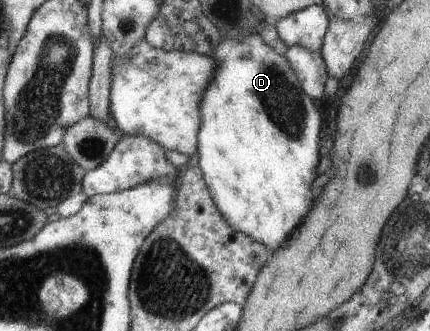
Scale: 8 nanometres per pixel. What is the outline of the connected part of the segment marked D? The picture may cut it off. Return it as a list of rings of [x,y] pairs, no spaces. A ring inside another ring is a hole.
[[[251,35],[249,39],[245,36],[240,42],[235,40],[223,39],[213,51],[211,51],[211,60],[216,63],[214,73],[211,74],[210,82],[202,91],[202,98],[198,107],[200,113],[200,126],[197,132],[197,163],[198,168],[202,171],[204,182],[207,184],[209,195],[219,210],[219,213],[224,217],[227,225],[231,229],[244,233],[253,241],[264,245],[272,253],[275,251],[281,242],[284,242],[291,231],[303,221],[303,215],[311,209],[311,205],[315,203],[315,193],[311,191],[311,183],[315,179],[315,171],[317,171],[317,163],[319,163],[319,129],[321,129],[321,117],[317,113],[317,109],[313,106],[312,99],[302,92],[299,87],[299,82],[294,76],[294,71],[284,58],[284,55],[279,55],[273,48],[267,47],[264,41]]]

